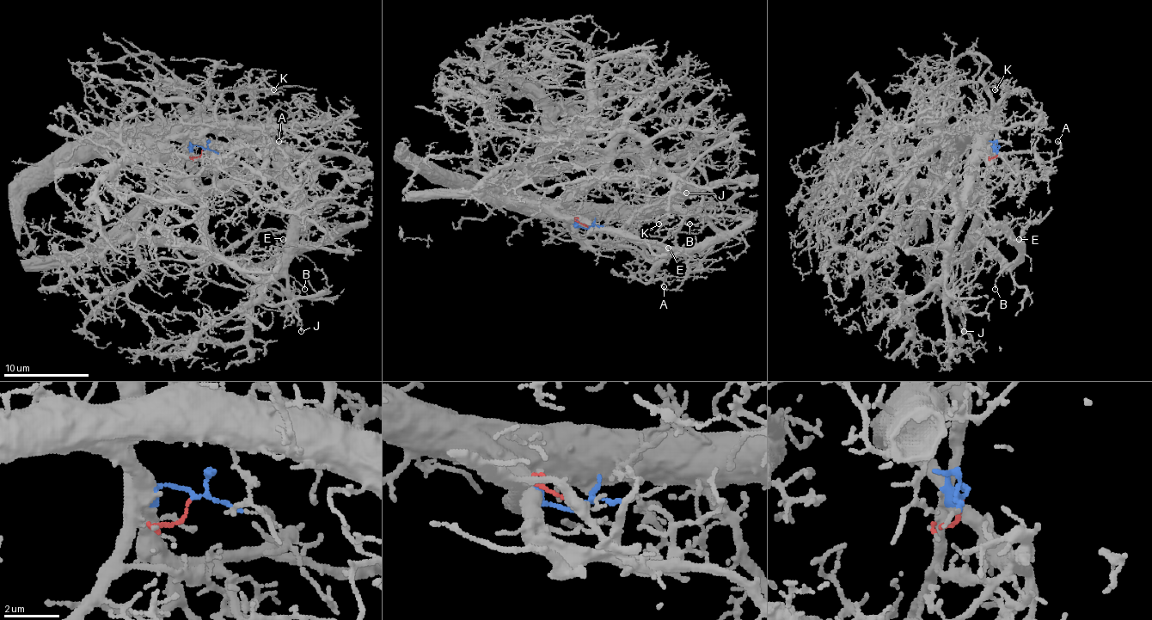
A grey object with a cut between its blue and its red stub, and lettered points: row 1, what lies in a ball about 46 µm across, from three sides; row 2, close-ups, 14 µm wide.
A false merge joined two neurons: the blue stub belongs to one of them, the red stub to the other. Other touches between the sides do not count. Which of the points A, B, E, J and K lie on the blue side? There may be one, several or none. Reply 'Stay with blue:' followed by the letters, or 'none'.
Stay with blue: A, J, K

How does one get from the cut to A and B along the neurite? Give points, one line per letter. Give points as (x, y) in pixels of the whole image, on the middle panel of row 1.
A: (588, 226), (581, 229), (569, 214), (699, 214), (715, 233), (715, 242), (701, 263), (673, 291), (664, 286)
B: (588, 226), (562, 220), (549, 211), (516, 205), (543, 205), (660, 242), (670, 229), (690, 224)

